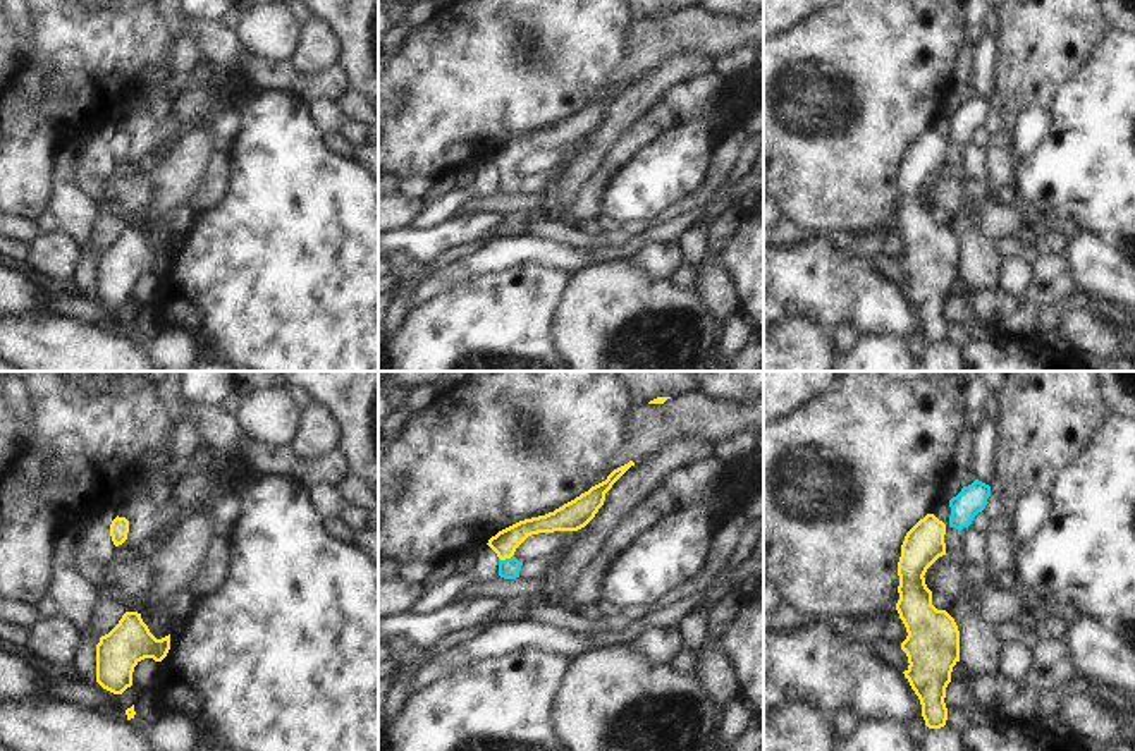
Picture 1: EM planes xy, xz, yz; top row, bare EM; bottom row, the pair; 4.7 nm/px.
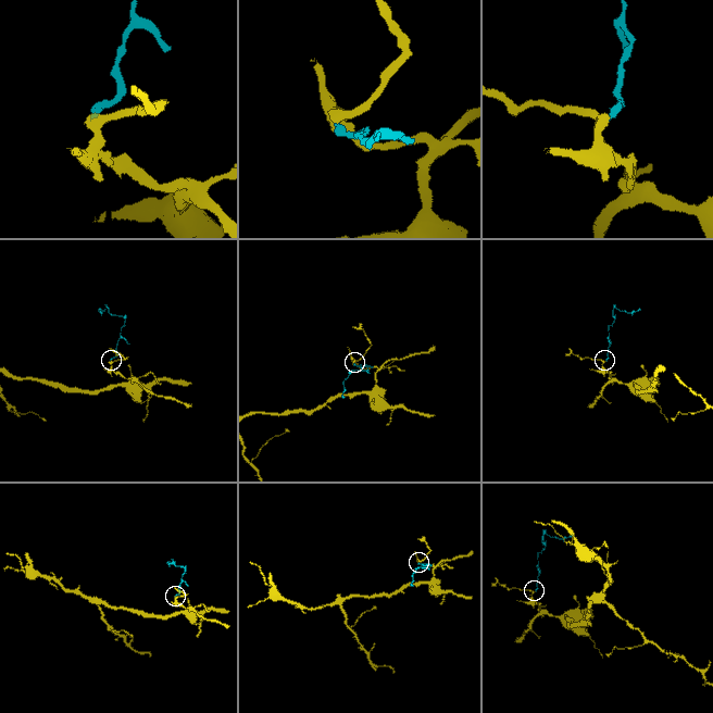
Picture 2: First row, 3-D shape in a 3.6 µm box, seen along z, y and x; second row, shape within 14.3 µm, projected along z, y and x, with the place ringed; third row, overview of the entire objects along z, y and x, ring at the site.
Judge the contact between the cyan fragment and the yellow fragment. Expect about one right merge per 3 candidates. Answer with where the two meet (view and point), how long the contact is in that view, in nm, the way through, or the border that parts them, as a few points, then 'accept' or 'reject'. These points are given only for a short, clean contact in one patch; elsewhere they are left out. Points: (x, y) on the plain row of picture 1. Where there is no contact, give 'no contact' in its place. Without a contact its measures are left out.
contact xz (506, 174); length 80 nm; way xz (509, 184), (506, 174), (504, 158); accept

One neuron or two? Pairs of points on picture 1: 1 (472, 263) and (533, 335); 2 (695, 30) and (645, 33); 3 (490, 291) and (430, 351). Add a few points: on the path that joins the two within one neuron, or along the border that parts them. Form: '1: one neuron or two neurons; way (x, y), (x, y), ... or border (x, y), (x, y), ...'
1: two neurons; border (521, 265), (468, 277), (444, 291)
2: one neuron; way (683, 30), (657, 33)
3: one neuron; way (475, 306), (446, 335)

